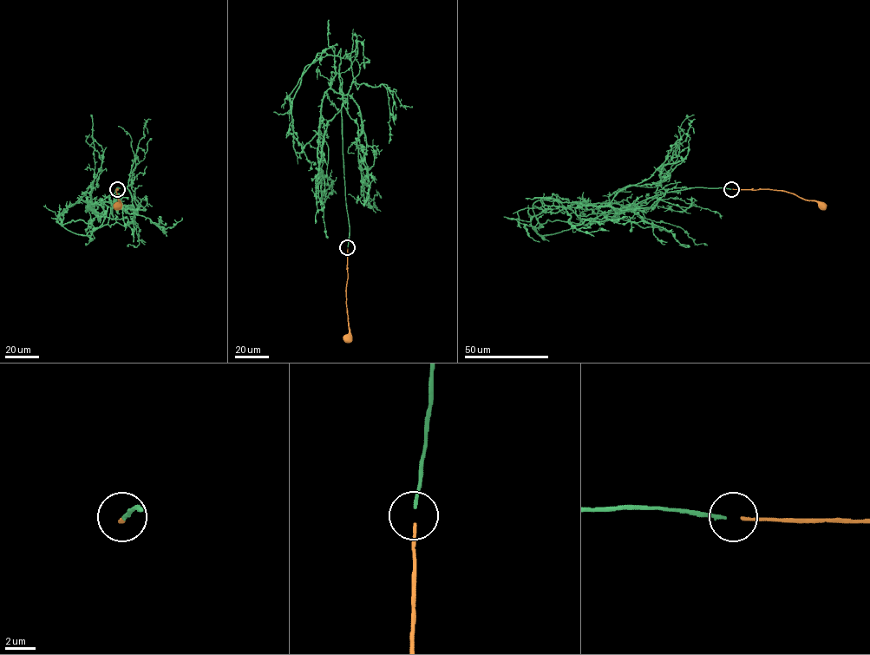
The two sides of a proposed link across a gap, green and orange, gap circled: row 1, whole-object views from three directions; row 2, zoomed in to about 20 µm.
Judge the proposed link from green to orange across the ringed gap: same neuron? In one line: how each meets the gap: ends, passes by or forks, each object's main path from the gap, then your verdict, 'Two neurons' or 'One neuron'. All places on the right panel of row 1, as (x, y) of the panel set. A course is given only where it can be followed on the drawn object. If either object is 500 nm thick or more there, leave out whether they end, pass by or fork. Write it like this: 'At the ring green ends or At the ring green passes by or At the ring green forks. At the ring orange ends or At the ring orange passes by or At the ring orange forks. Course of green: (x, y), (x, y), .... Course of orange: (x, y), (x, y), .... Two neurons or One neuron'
At the ring green ends. At the ring orange ends. Course of green: (731, 188), (689, 188), (577, 216), (615, 216), (654, 199), (677, 159), (678, 128), (693, 115). Course of orange: (732, 188), (784, 190), (806, 199), (815, 200), (820, 205). One neuron

